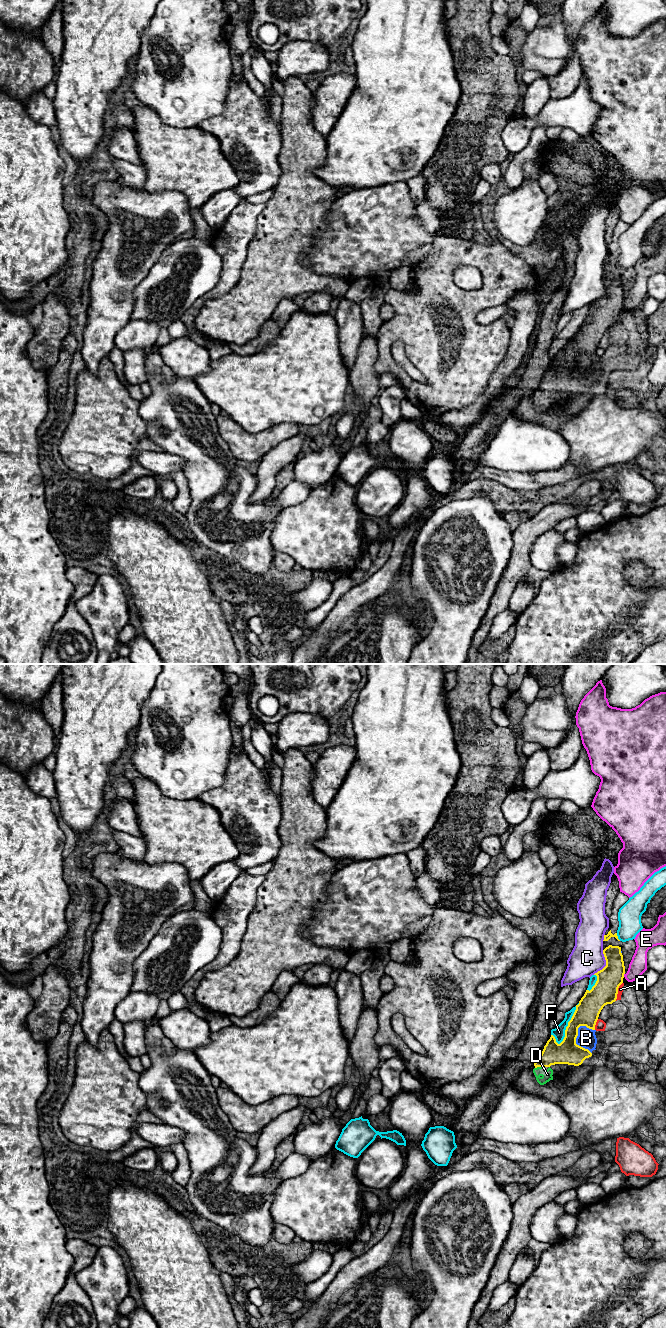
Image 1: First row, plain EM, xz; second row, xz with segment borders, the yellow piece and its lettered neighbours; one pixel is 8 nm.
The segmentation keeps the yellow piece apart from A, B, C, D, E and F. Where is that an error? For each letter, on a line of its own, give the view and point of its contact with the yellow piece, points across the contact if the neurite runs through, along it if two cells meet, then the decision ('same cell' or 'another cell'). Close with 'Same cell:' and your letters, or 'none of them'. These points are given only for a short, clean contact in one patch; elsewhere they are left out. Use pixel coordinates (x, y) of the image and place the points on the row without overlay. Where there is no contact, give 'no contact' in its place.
A: contact xz (617, 319); another cell
B: contact xz (575, 370); another cell
C: contact xz (606, 292); another cell
D: contact xz (539, 394); way xz (566, 380), (553, 381), (539, 394), (547, 402); same cell
E: contact xz (623, 303); border xz (624, 301), (623, 304); another cell
F: contact xz (568, 352); another cell
Same cell: D

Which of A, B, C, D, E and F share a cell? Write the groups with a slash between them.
A / B / C / D / E / F

